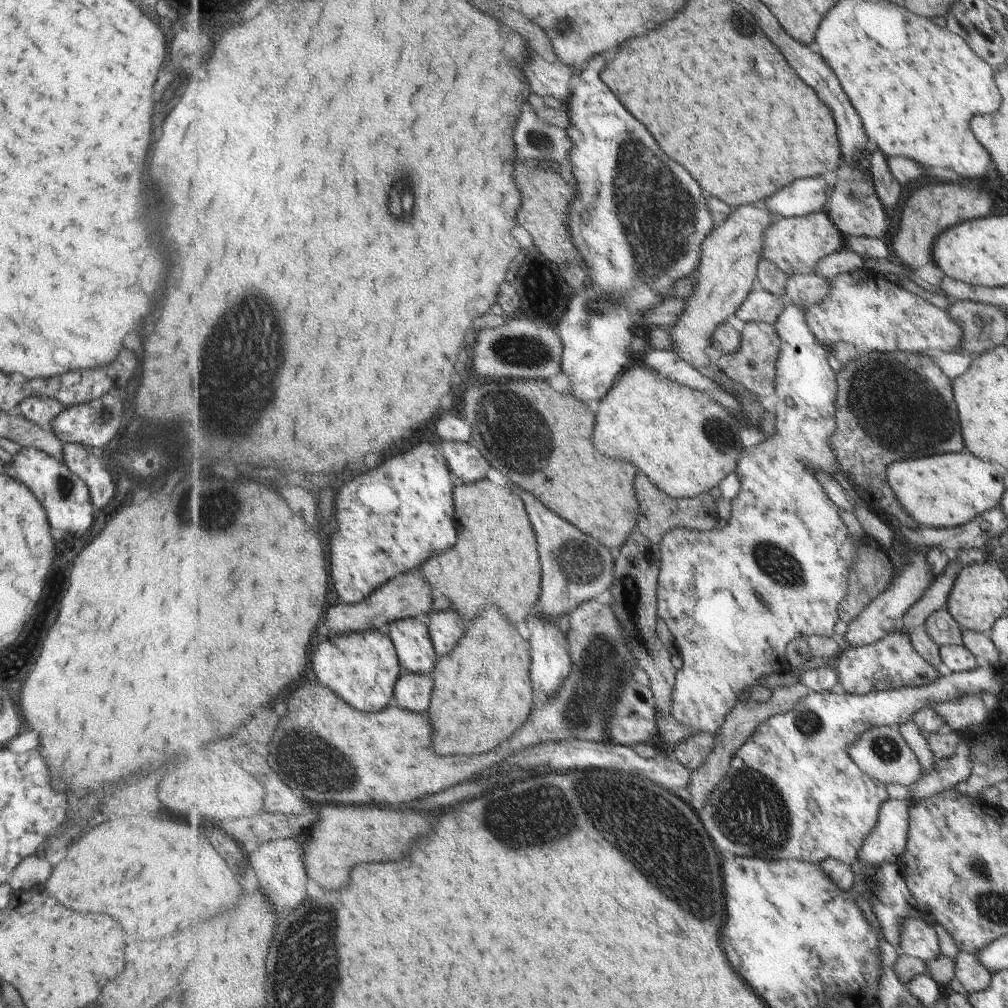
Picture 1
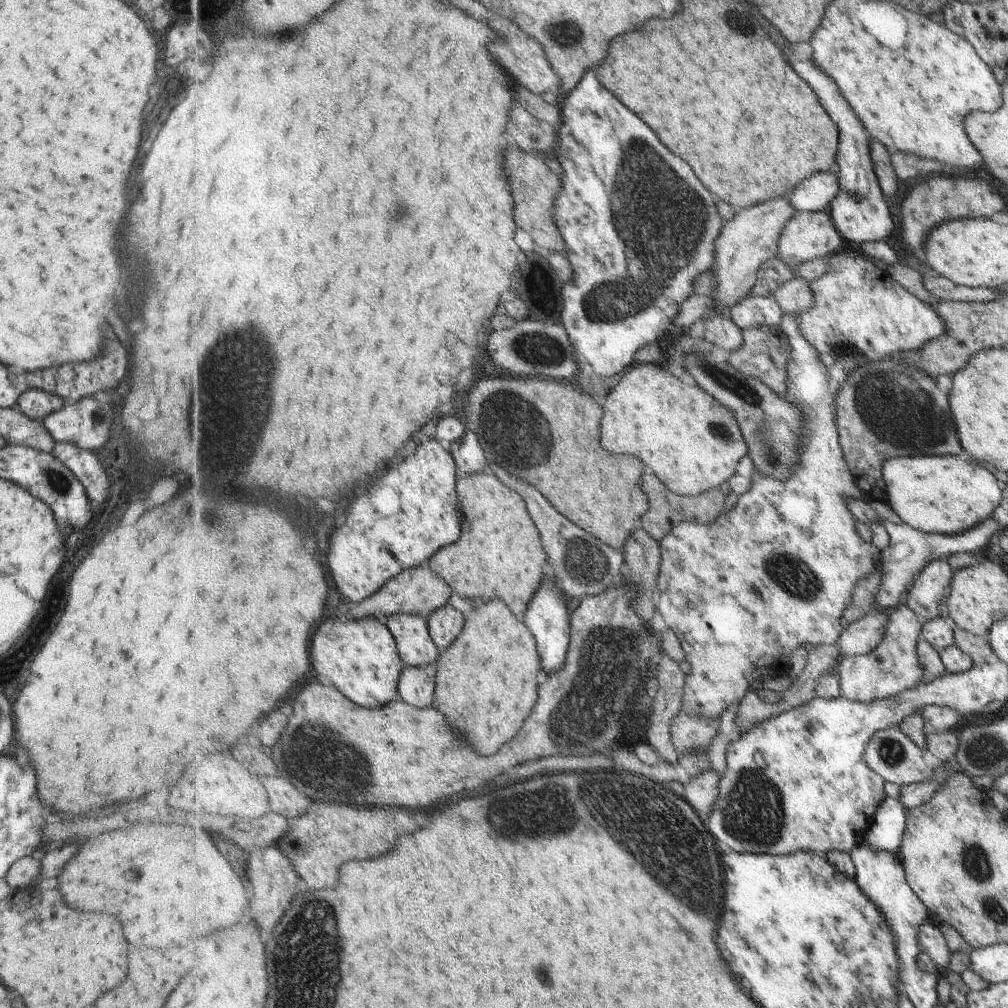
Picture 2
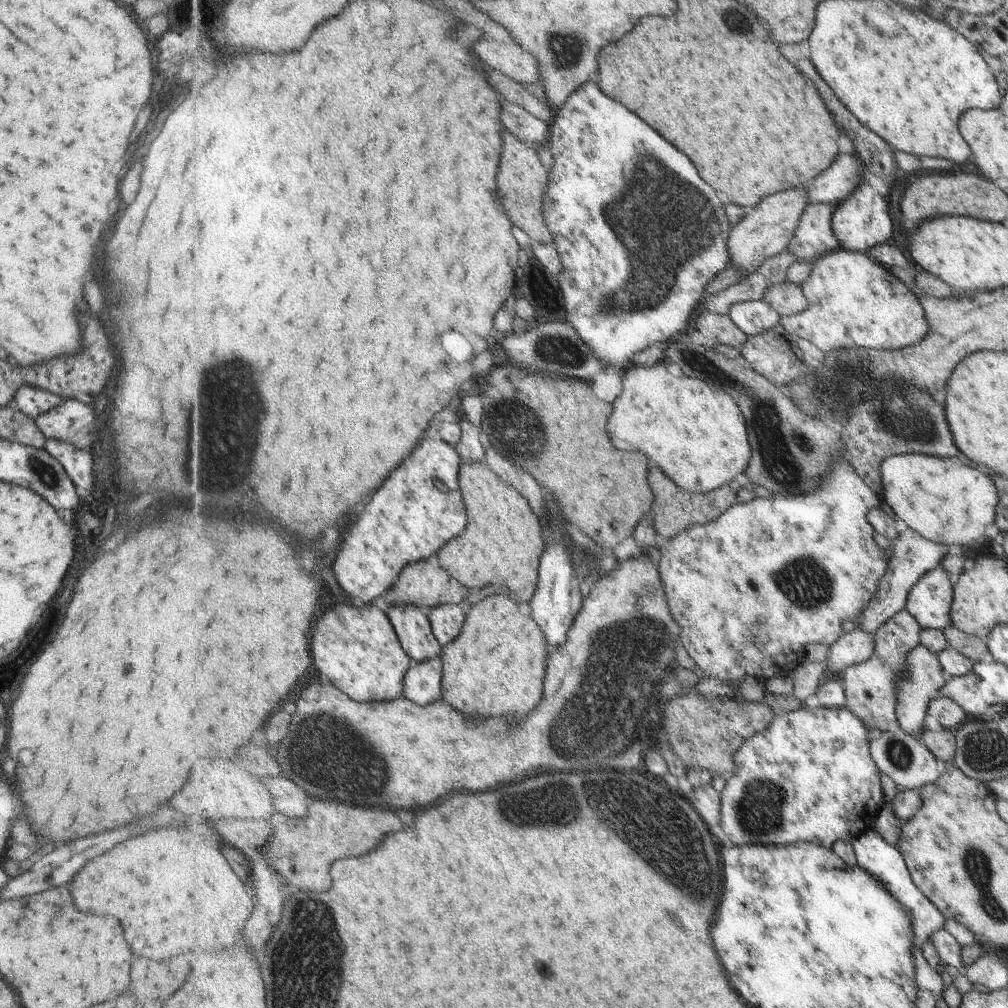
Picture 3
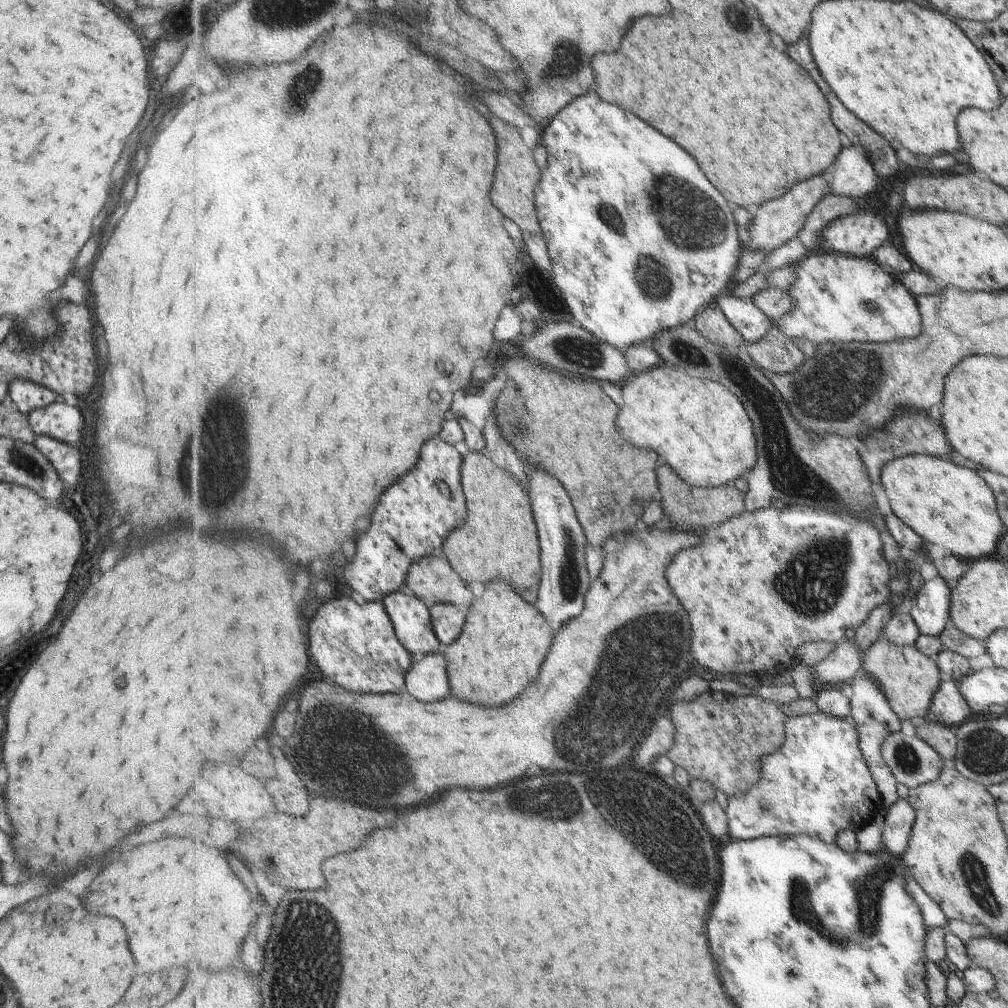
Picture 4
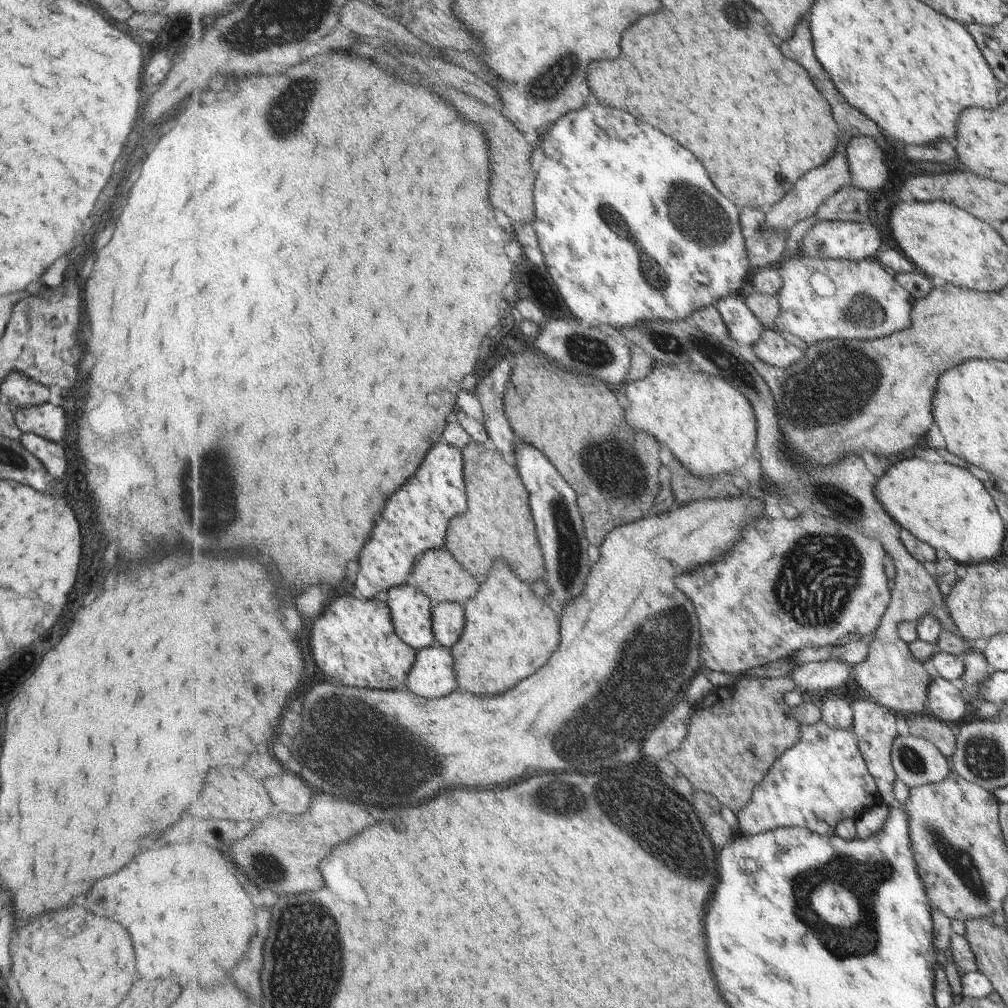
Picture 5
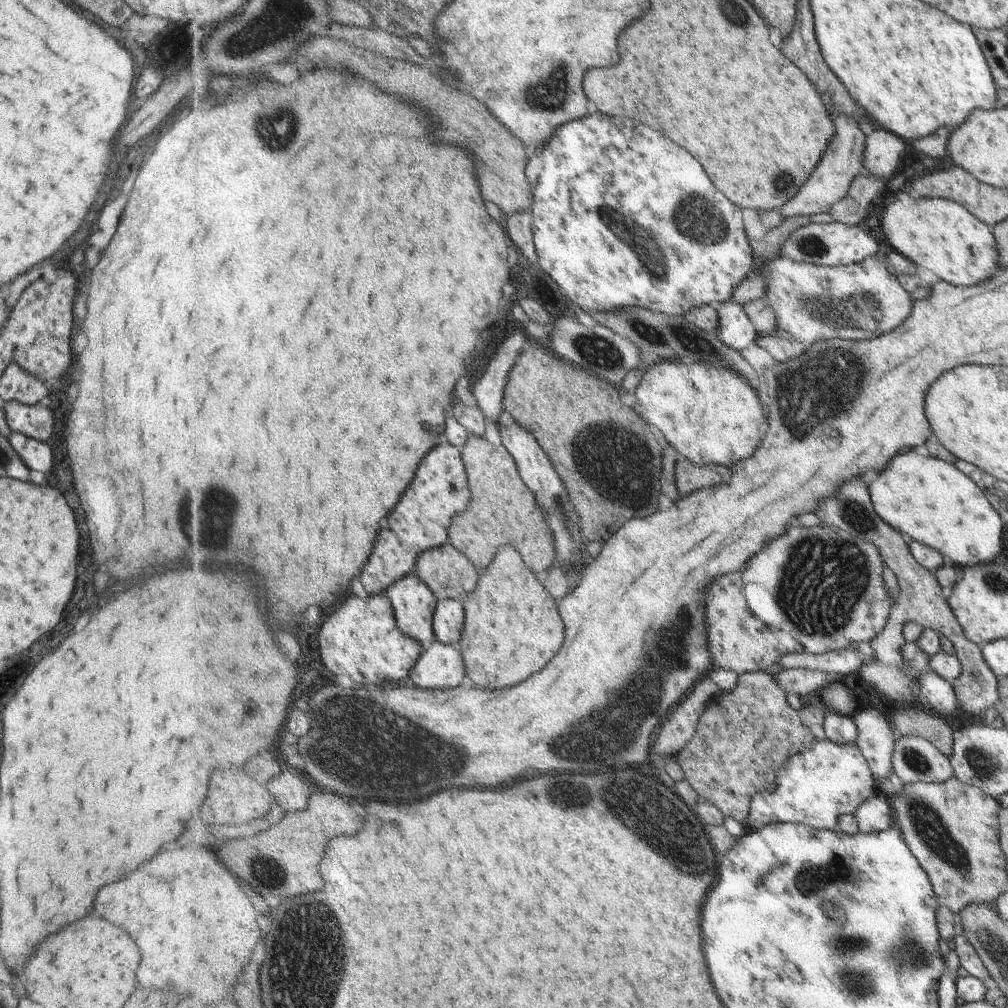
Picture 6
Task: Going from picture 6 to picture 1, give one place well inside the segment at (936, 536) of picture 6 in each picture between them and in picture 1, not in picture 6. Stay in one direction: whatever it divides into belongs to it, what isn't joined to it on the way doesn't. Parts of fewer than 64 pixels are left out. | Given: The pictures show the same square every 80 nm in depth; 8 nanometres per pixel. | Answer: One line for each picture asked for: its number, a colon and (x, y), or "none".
1: (943, 491)
2: (940, 495)
3: (948, 503)
4: (945, 504)
5: (943, 506)

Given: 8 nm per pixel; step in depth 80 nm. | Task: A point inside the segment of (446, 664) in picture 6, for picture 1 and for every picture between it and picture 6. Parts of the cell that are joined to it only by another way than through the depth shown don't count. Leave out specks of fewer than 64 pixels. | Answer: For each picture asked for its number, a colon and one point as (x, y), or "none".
1: (414, 691)
2: (417, 686)
3: (423, 682)
4: (427, 680)
5: (433, 675)

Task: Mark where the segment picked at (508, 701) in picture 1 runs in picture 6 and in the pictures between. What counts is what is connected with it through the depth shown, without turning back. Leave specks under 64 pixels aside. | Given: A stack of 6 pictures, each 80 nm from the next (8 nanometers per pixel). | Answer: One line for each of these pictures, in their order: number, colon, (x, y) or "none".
2: (488, 680)
3: (496, 666)
4: (506, 639)
5: (511, 632)
6: (513, 628)

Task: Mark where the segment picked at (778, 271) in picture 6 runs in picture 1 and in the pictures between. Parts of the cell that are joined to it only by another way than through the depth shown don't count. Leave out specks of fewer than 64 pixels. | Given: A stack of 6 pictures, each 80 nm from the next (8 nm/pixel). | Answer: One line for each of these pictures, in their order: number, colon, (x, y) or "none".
1: (857, 311)
2: (853, 310)
3: (853, 303)
4: (838, 298)
5: (820, 299)

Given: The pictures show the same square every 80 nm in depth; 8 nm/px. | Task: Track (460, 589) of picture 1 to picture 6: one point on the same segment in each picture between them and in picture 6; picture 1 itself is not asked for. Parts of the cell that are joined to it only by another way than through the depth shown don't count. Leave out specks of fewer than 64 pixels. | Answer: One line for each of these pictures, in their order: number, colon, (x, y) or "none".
2: (501, 555)
3: (505, 540)
4: (501, 540)
5: (500, 523)
6: (505, 511)

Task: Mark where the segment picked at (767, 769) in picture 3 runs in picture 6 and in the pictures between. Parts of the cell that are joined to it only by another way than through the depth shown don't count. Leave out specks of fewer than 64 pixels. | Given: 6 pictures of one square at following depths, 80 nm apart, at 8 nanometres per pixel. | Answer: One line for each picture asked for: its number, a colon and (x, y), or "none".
4: (819, 783)
5: (822, 780)
6: (817, 787)

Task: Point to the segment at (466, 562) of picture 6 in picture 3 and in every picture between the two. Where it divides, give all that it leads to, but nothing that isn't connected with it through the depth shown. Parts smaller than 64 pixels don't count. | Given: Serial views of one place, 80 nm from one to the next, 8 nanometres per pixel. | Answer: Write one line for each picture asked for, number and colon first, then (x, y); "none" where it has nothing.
3: (427, 584)
4: (432, 578)
5: (438, 573)

